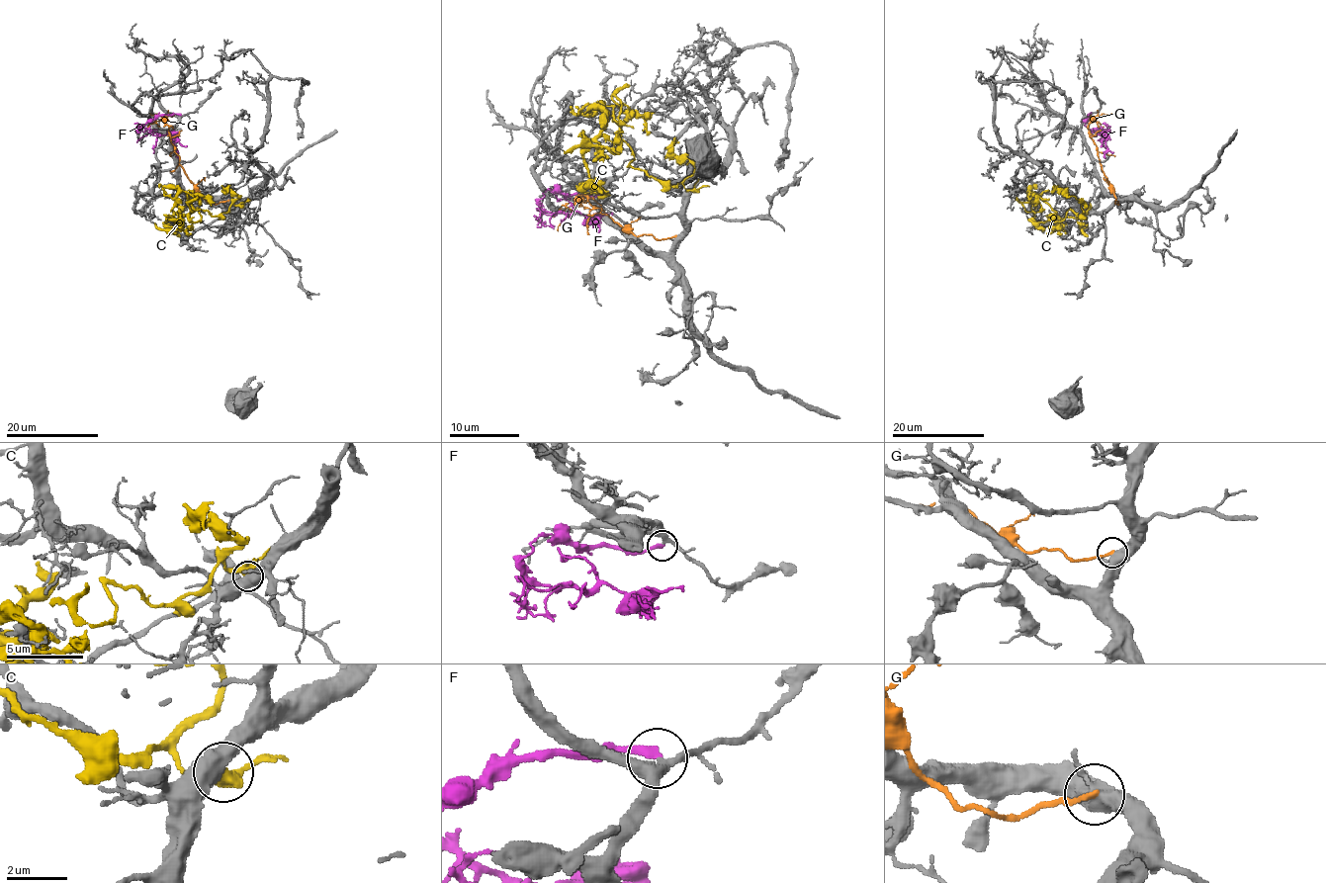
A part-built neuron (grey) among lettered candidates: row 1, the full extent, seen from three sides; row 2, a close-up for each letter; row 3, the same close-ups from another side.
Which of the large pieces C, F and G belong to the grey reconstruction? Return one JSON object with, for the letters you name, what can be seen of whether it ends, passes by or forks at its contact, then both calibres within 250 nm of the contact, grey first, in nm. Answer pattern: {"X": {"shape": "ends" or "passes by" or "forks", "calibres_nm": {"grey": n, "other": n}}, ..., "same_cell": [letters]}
{"F": {"shape": "ends", "calibres_nm": {"grey": 280, "other": 240}}, "same_cell": ["F"]}

